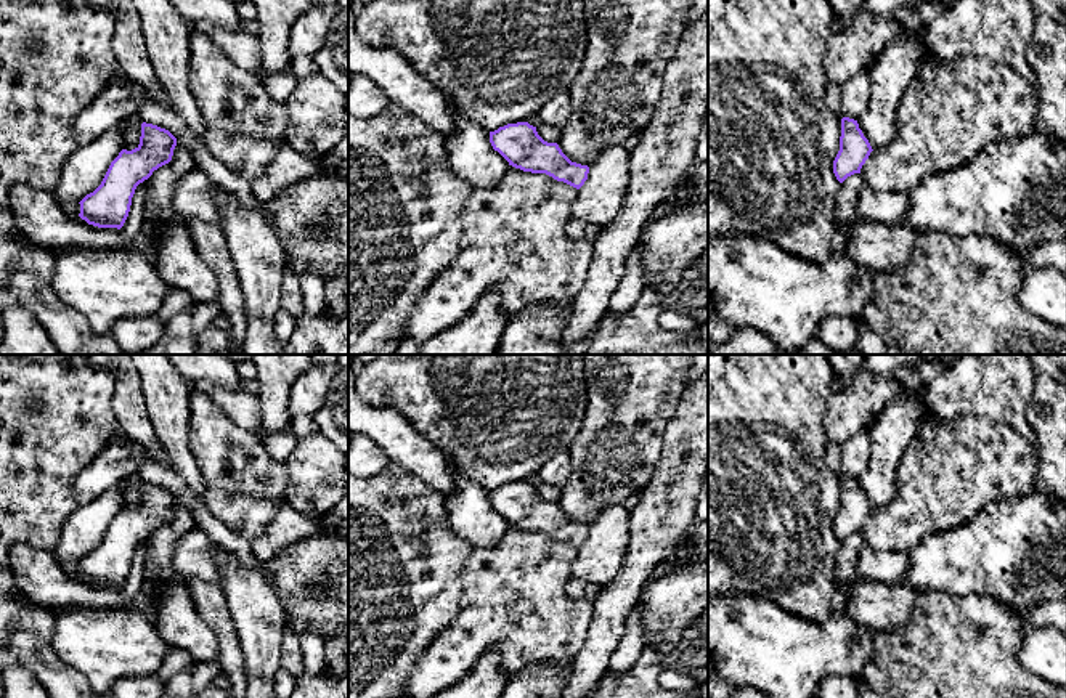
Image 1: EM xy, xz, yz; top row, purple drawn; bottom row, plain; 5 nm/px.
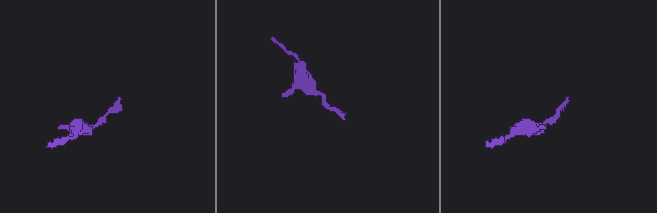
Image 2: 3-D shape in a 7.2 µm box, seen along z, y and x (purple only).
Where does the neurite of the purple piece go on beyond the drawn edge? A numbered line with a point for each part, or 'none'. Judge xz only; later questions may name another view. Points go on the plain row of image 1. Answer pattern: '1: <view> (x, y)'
none

